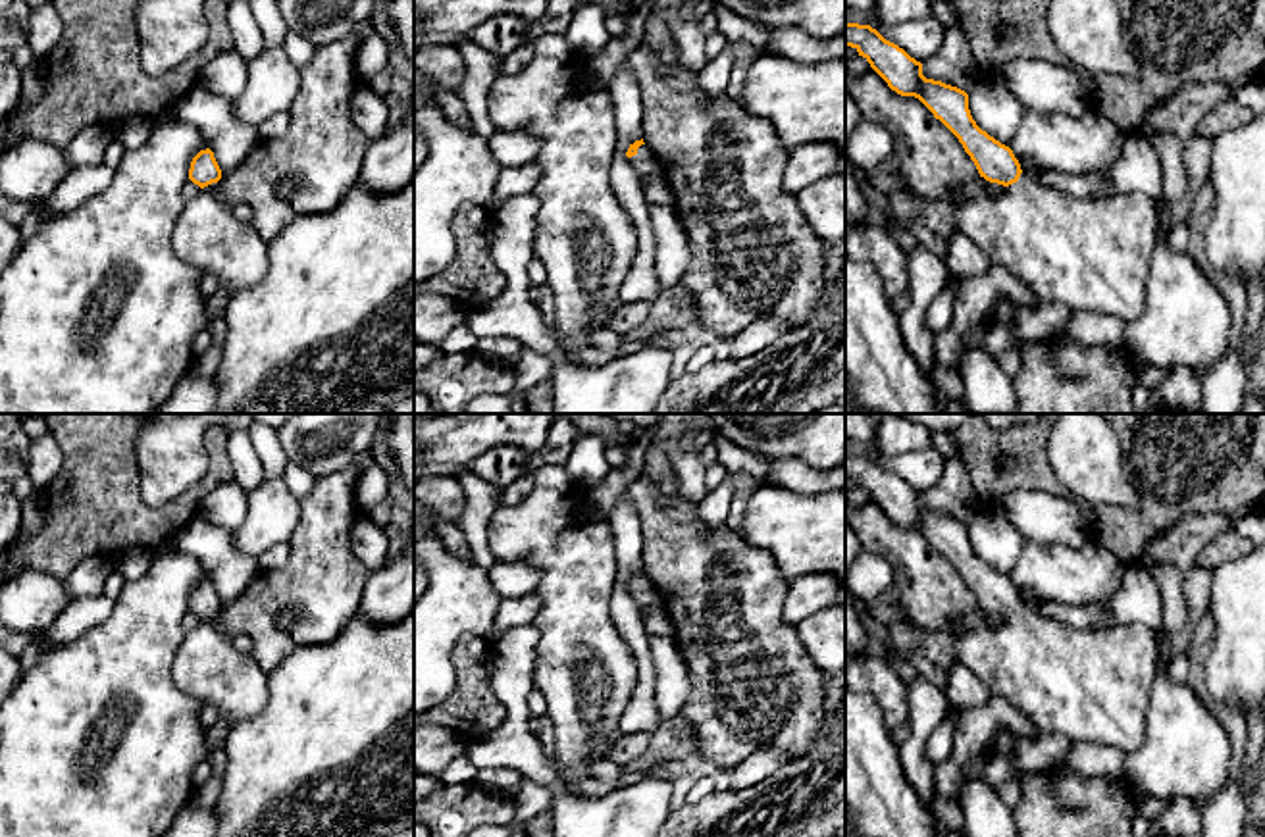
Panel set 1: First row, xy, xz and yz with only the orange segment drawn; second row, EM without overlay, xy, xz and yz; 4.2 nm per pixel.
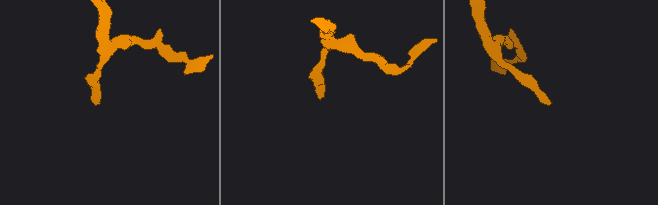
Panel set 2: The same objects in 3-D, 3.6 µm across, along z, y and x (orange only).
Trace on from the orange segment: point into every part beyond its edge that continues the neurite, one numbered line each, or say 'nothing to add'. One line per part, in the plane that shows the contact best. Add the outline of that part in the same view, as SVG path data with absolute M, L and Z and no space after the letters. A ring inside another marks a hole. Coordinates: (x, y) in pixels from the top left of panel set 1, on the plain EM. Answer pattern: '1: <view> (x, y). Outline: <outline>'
1: xz (657, 622). Outline: M641 575L637 579L637 585L628 589L628 595L635 600L641 612L645 633L649 639L674 637L674 621L649 577Z

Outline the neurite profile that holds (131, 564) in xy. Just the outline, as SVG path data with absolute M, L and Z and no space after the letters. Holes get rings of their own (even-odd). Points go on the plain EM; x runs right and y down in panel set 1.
M135 546L112 558L110 562L114 570L119 571L121 577L129 583L141 579L148 571L148 568L152 566L152 558L152 550Z

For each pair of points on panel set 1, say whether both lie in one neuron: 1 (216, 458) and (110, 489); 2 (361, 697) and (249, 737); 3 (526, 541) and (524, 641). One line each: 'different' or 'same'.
1: same
2: same
3: different

